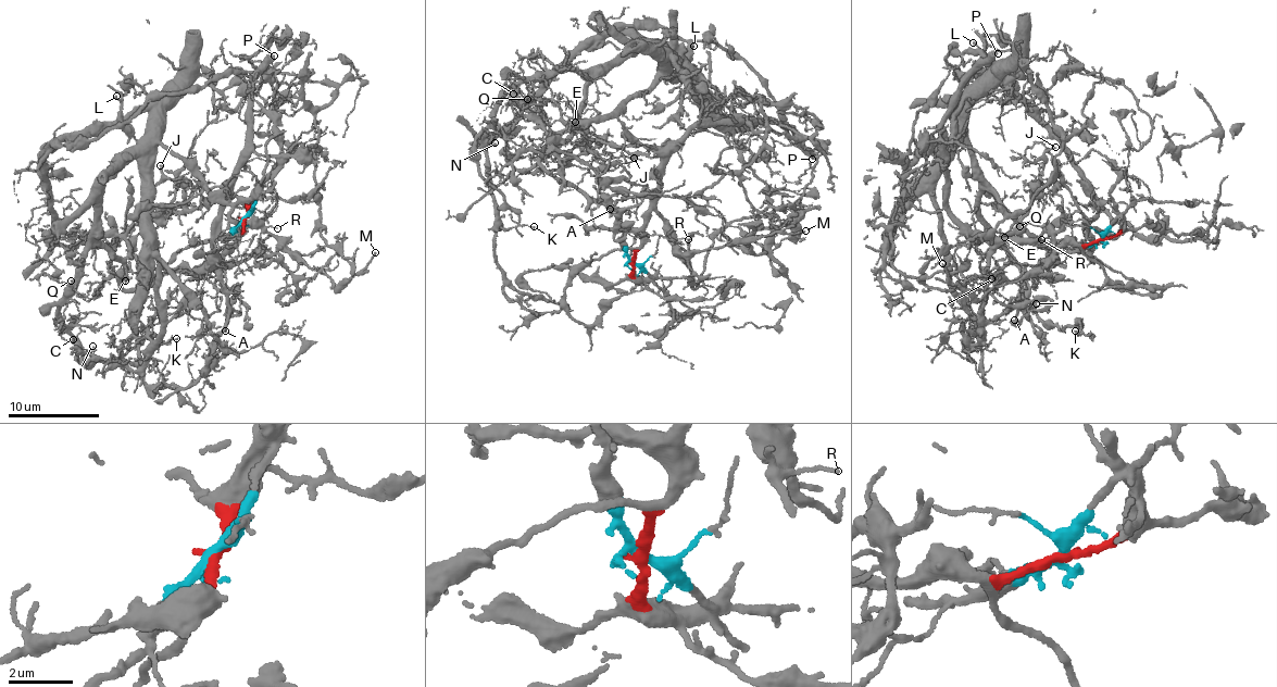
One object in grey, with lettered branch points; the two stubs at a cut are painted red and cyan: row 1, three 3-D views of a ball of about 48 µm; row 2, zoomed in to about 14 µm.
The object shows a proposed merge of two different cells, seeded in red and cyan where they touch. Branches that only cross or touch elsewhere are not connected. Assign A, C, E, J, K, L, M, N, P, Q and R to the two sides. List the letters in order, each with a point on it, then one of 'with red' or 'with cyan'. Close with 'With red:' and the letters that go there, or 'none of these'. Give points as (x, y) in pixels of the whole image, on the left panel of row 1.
A: (225, 330) | with red
C: (73, 339) | with cyan
E: (125, 280) | with cyan
J: (160, 165) | with cyan
K: (176, 338) | with cyan
L: (116, 96) | with red
M: (375, 252) | with red
N: (92, 346) | with cyan
P: (274, 55) | with red
Q: (71, 280) | with cyan
R: (277, 228) | with red
With red: A, L, M, P, R

